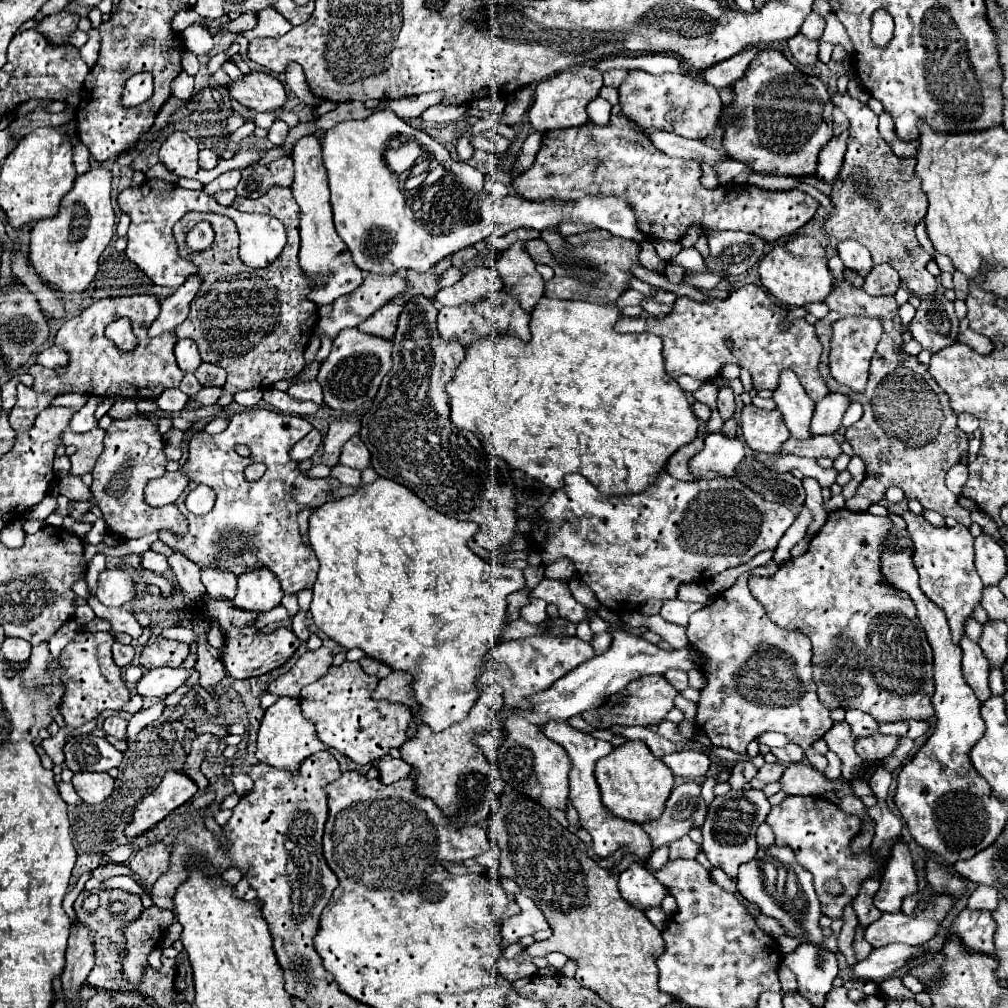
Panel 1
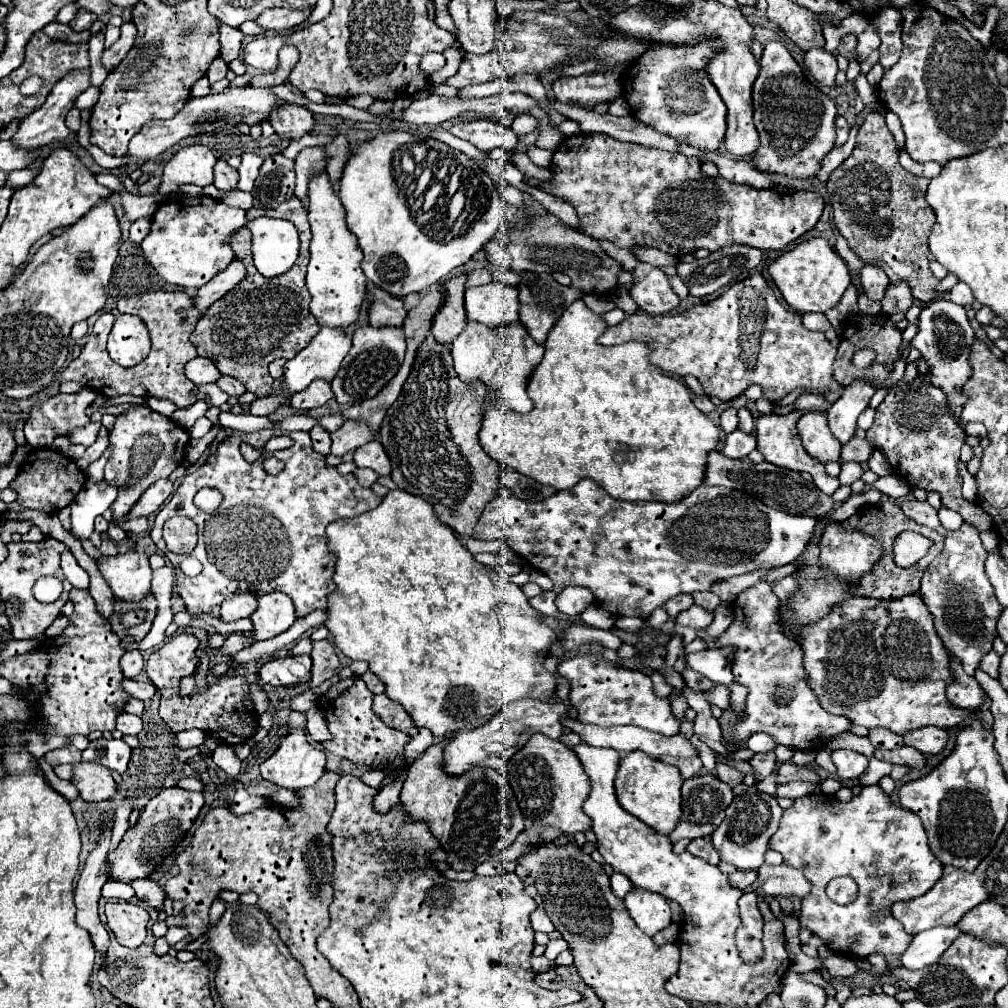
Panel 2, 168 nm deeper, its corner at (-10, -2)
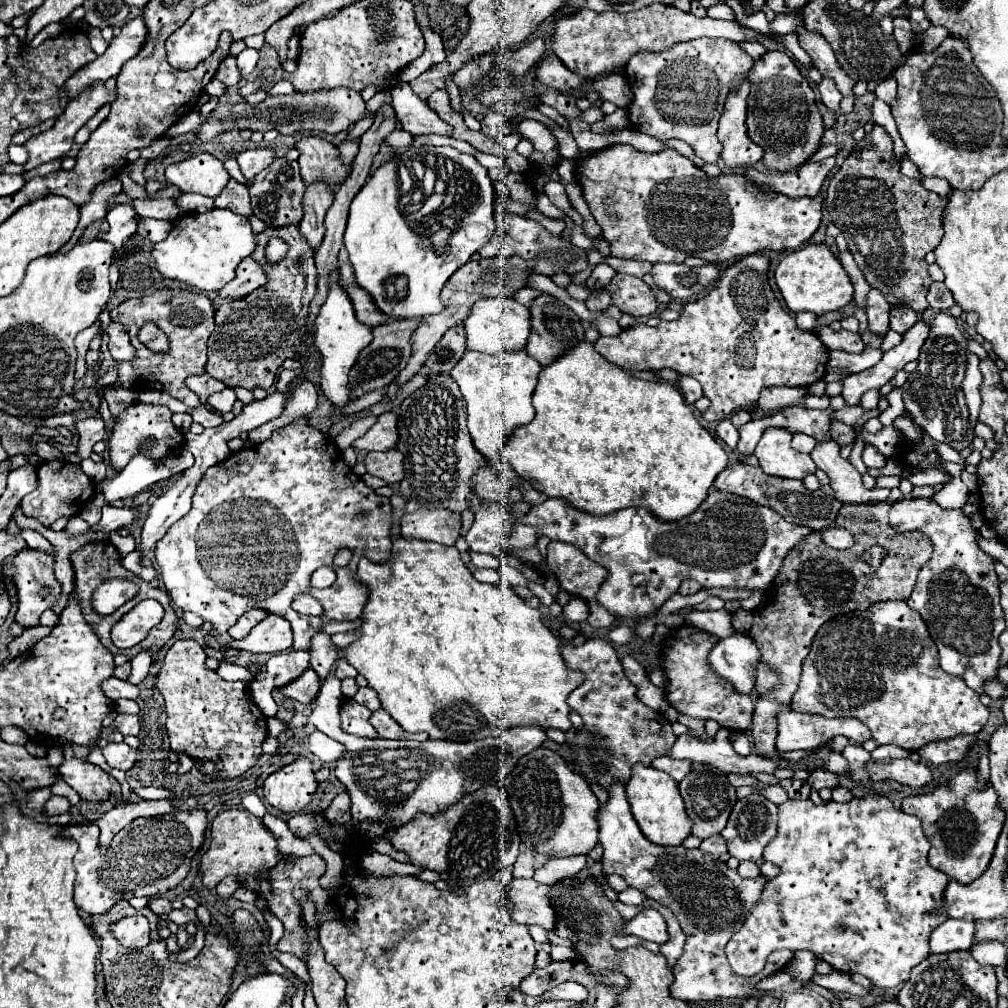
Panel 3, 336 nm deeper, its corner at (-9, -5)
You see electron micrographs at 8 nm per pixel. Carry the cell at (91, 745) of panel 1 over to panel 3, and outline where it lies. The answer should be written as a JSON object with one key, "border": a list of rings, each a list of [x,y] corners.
{"border":[[[125,742],[107,744],[103,748],[103,756],[107,758],[107,764],[111,768],[121,768],[121,770],[129,770],[137,762],[137,750],[127,746]]]}

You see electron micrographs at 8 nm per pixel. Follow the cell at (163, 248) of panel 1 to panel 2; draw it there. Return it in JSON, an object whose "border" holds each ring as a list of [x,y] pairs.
{"border":[[[172,193],[168,197],[170,199],[160,203],[152,215],[150,233],[140,243],[142,253],[164,281],[184,289],[202,287],[232,261],[232,249],[226,239],[232,231],[244,225],[244,209],[228,207],[206,195],[188,197]]]}

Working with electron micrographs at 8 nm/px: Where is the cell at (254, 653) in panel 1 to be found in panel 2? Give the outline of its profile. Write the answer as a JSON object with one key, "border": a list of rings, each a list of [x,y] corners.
{"border":[[[286,655],[284,659],[272,659],[260,667],[260,681],[268,685],[296,685],[306,683],[310,679],[312,659],[310,655]]]}

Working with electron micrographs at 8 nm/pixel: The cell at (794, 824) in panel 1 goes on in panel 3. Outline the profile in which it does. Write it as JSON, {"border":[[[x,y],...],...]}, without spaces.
{"border":[[[871,796],[871,798],[853,798],[847,804],[837,804],[837,802],[827,802],[823,806],[815,806],[811,800],[787,800],[783,804],[779,804],[779,824],[777,824],[777,836],[767,844],[767,850],[763,852],[763,860],[769,860],[773,864],[777,864],[781,868],[781,874],[773,880],[767,882],[765,890],[763,890],[763,898],[759,902],[759,906],[755,906],[755,910],[749,914],[749,918],[745,920],[745,924],[741,926],[741,930],[737,930],[731,940],[727,942],[727,958],[729,964],[733,968],[735,974],[741,976],[753,976],[757,972],[763,970],[767,956],[773,950],[781,950],[787,948],[791,952],[797,950],[809,950],[815,954],[815,958],[829,962],[833,968],[847,972],[847,974],[863,974],[867,976],[873,986],[877,988],[895,988],[903,982],[907,982],[909,972],[913,966],[917,966],[919,962],[923,962],[929,956],[929,936],[931,932],[945,920],[949,920],[947,914],[935,914],[941,910],[943,906],[943,892],[949,884],[947,874],[935,870],[929,866],[927,862],[927,852],[929,852],[929,840],[925,838],[923,830],[921,830],[921,822],[917,816],[909,816],[901,810],[897,810],[893,806],[893,802],[885,796]]]}

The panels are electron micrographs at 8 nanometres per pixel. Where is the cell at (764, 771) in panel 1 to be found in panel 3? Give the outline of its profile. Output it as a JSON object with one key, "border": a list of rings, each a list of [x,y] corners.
{"border":[[[815,770],[809,774],[807,778],[807,784],[815,790],[821,790],[821,788],[837,788],[839,786],[839,776],[827,772],[827,770]]]}

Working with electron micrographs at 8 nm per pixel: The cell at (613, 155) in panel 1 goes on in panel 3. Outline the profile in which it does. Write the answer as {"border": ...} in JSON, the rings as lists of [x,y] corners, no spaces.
{"border":[[[617,144],[617,146],[611,146],[611,148],[603,150],[603,152],[599,152],[599,154],[589,156],[585,160],[579,160],[575,174],[577,174],[577,180],[581,180],[583,198],[585,198],[587,206],[589,206],[591,214],[595,216],[597,224],[601,226],[603,240],[609,242],[611,256],[615,256],[615,258],[647,260],[651,264],[655,264],[655,262],[675,262],[675,264],[681,264],[687,256],[699,256],[705,262],[721,264],[721,262],[727,262],[727,260],[741,258],[745,254],[757,254],[757,252],[769,252],[769,250],[795,250],[795,248],[805,244],[815,234],[815,230],[821,224],[821,216],[823,216],[821,214],[821,196],[815,196],[815,198],[787,198],[787,196],[779,196],[779,194],[763,194],[755,186],[751,186],[751,182],[747,178],[743,178],[743,176],[735,176],[735,174],[729,174],[729,176],[721,174],[717,178],[707,176],[701,168],[697,168],[691,160],[681,156],[677,150],[661,150],[661,152],[649,154],[649,152],[639,152],[633,146]]]}

